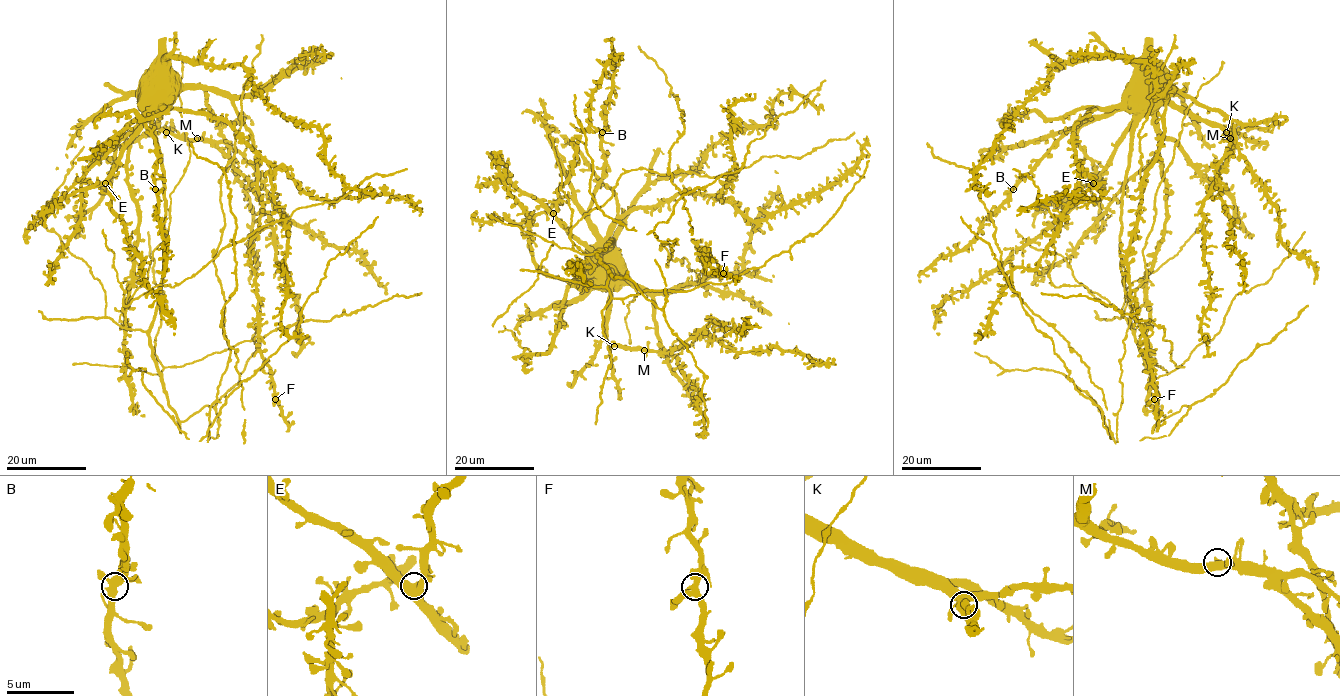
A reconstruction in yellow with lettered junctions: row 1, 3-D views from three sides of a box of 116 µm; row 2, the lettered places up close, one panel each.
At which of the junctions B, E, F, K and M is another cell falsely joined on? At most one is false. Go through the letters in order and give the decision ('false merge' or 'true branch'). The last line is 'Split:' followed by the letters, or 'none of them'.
B: true branch
E: true branch
F: true branch
K: true branch
M: true branch
Split: none of them

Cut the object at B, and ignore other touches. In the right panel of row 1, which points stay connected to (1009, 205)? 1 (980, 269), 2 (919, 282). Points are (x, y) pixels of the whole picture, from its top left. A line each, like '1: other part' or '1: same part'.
1: other part
2: same part

